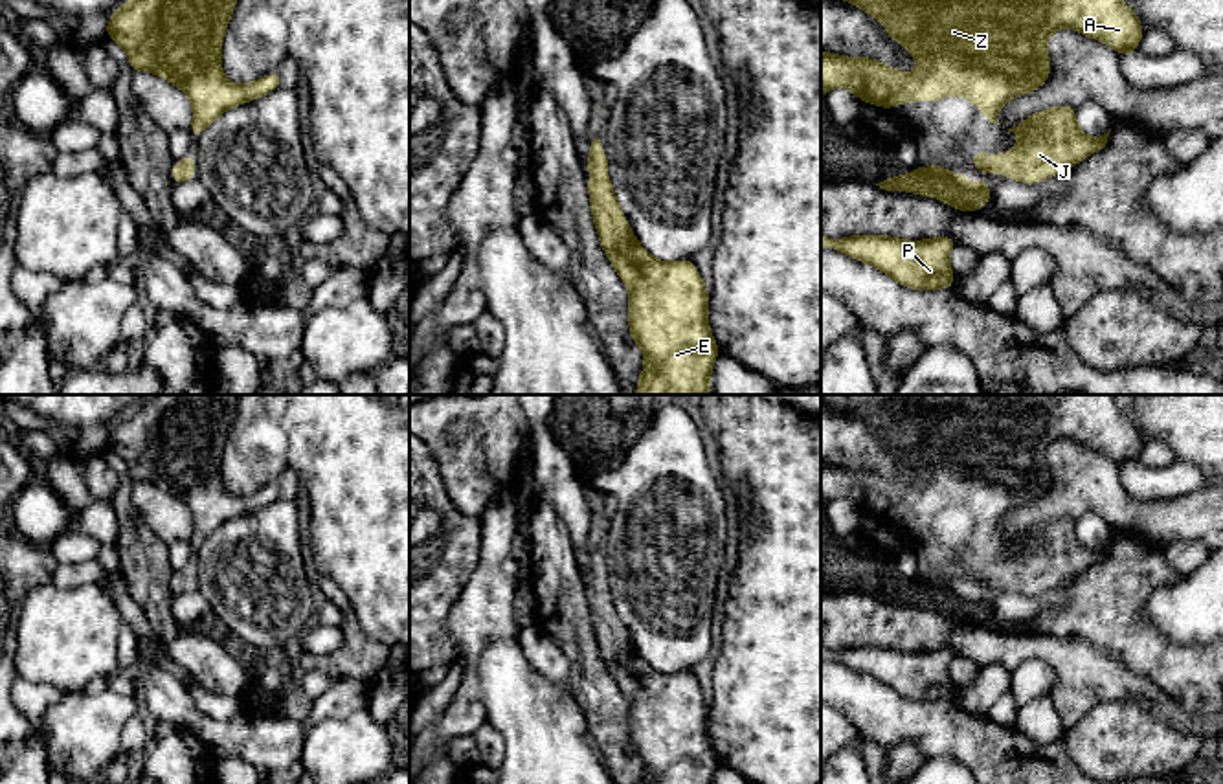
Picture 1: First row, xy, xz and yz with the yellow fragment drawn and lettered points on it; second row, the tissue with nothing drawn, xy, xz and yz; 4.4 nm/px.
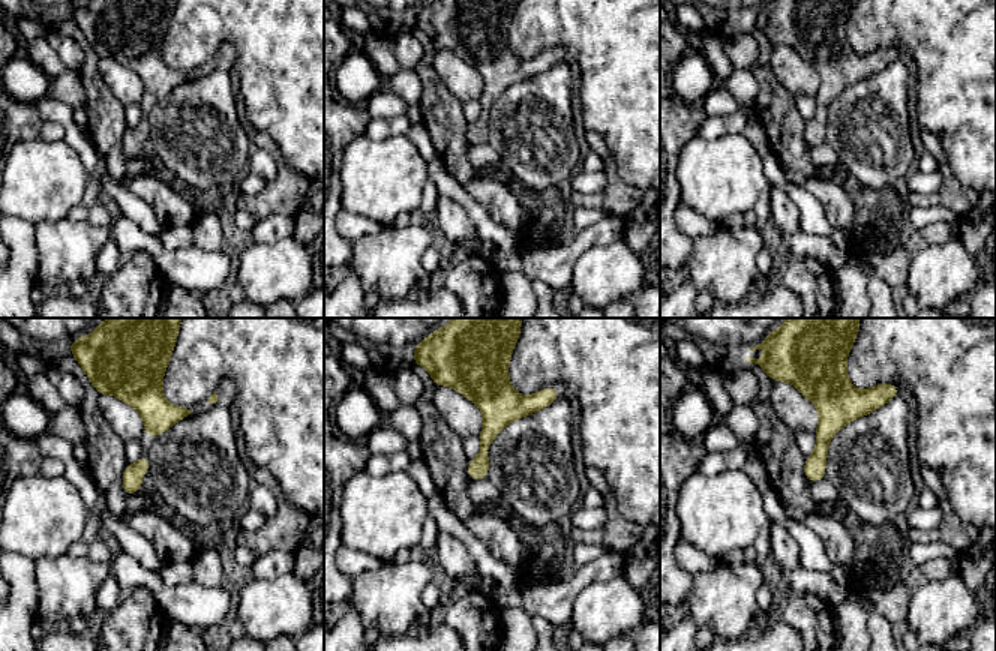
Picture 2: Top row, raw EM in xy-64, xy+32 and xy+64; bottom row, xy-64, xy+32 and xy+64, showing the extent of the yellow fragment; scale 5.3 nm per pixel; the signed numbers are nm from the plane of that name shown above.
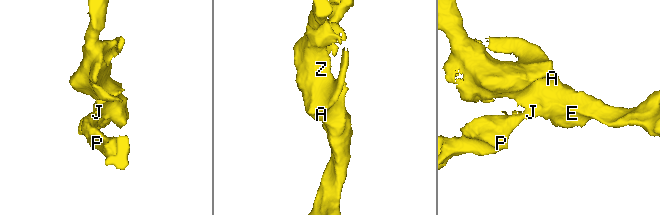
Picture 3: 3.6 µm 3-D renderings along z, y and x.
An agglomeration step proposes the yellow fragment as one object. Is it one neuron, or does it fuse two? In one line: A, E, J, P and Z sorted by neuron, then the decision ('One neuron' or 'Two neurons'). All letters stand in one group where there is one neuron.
Groups: A E J P Z. One neuron

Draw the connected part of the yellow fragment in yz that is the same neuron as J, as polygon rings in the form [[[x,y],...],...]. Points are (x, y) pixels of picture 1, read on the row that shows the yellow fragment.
[[[1069,105],[1045,108],[1008,132],[1019,136],[1008,156],[999,151],[988,162],[986,151],[975,151],[971,162],[979,173],[993,171],[1023,184],[1039,184],[1060,174],[1102,151],[1109,136],[1109,132],[1100,138],[1082,134],[1076,127],[1076,108]]]

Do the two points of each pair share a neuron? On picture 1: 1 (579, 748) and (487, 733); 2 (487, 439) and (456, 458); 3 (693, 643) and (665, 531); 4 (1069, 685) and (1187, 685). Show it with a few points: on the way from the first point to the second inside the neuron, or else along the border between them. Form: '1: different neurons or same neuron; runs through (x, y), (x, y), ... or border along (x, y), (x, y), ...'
1: different neurons; border along (487, 720), (504, 740), (502, 764)
2: same neuron; runs through (480, 447), (469, 458), (463, 458)
3: same neuron; runs through (669, 616), (665, 604), (665, 559)
4: different neurons; border along (1119, 661), (1150, 678), (1189, 713)

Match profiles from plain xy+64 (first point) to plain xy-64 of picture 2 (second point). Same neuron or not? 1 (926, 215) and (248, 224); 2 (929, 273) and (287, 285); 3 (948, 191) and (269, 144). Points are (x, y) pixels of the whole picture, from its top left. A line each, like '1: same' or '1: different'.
1: same
2: same
3: same

